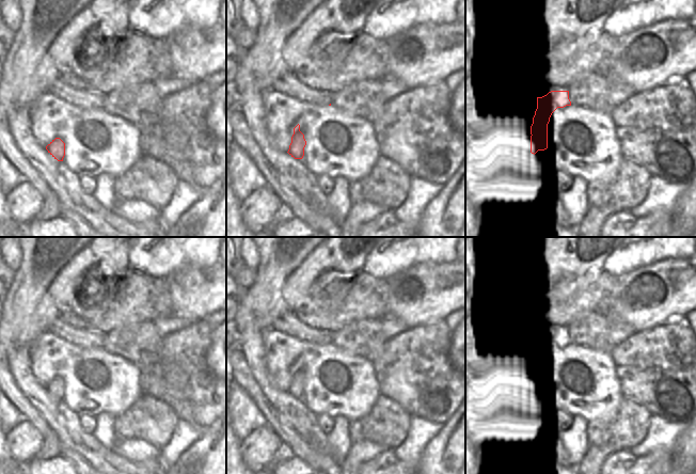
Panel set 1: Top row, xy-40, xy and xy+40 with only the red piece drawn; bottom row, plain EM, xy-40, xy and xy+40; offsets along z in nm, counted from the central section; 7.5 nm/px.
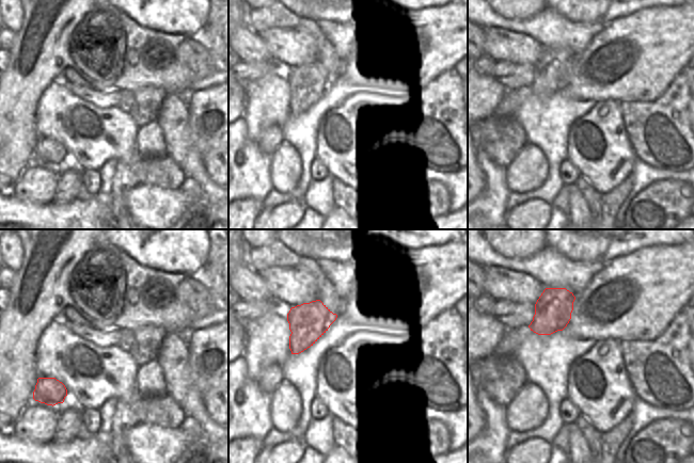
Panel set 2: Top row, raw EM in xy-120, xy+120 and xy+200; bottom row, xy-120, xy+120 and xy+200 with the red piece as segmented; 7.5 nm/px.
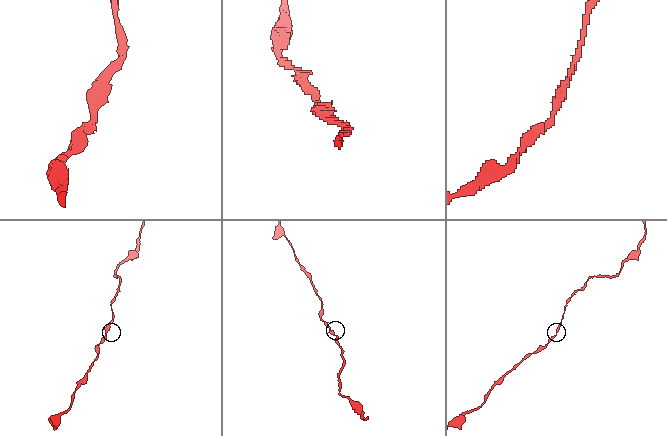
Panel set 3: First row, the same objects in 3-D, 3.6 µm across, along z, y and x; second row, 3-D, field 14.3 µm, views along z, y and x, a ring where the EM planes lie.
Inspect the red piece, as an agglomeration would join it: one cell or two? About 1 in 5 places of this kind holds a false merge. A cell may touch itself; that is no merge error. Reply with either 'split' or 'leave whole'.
leave whole

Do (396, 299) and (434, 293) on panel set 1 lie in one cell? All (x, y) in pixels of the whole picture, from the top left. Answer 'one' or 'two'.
one

